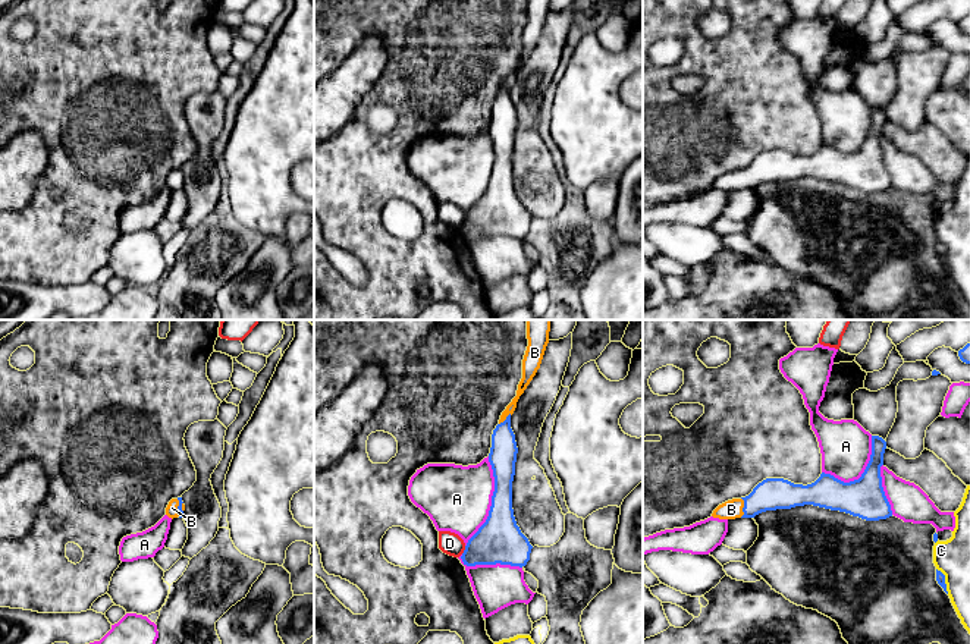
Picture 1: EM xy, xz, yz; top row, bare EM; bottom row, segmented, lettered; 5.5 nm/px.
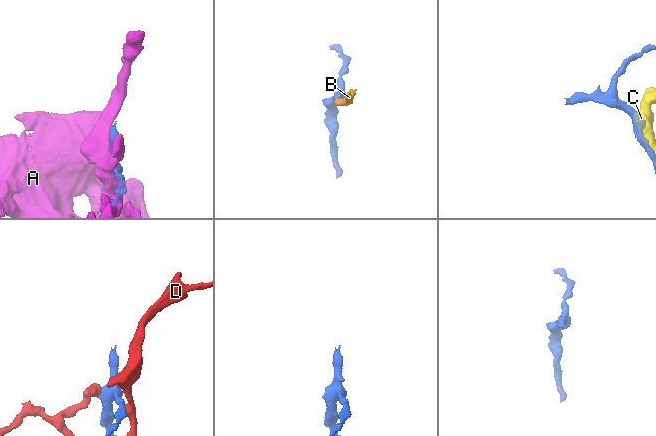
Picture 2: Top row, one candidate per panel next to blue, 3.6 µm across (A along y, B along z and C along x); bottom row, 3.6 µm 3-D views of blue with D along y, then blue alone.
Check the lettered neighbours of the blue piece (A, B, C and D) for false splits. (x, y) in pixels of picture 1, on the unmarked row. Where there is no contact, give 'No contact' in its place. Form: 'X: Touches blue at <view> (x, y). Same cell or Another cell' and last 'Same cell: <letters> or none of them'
A: Touches blue at xz (492, 173). Another cell
B: Touches blue at yz (743, 179). Same cell
C: Touches blue at yz (944, 253). Another cell
D: Touches blue at xz (464, 222). Another cell
Same cell: B

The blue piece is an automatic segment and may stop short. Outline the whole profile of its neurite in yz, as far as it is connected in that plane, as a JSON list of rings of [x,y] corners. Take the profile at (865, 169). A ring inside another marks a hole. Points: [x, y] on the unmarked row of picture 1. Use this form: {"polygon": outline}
{"polygon": [[[872,107],[870,132],[858,151],[844,154],[825,144],[807,157],[784,150],[766,150],[748,167],[719,176],[712,188],[719,191],[754,189],[766,182],[813,176],[866,192],[886,191],[892,188],[892,182],[880,148],[885,120],[886,113],[879,107]]]}

